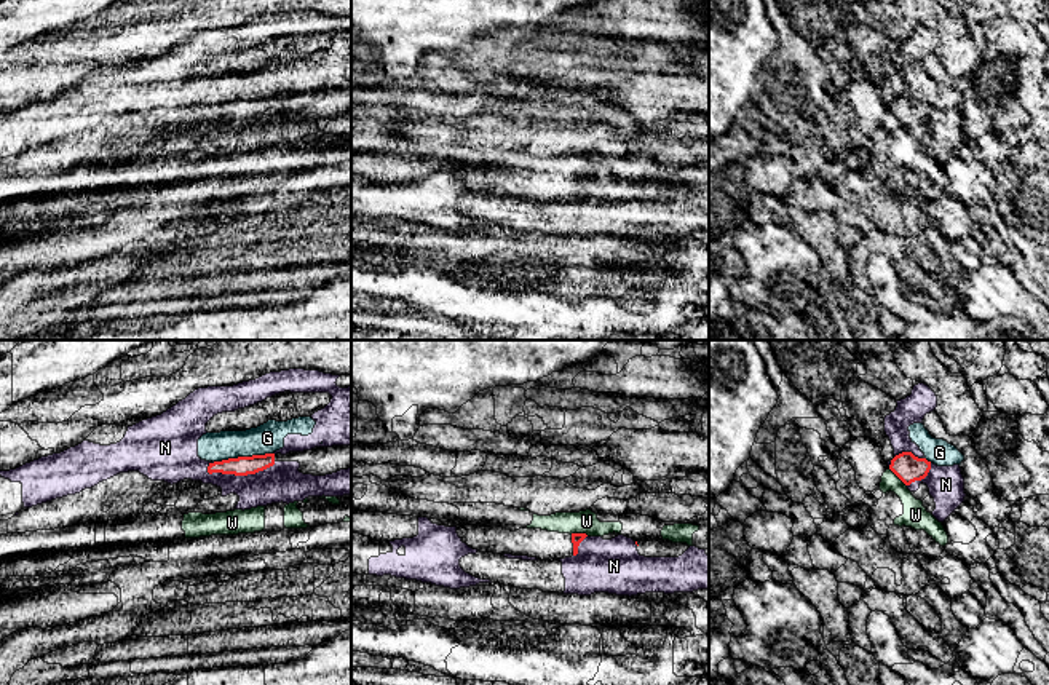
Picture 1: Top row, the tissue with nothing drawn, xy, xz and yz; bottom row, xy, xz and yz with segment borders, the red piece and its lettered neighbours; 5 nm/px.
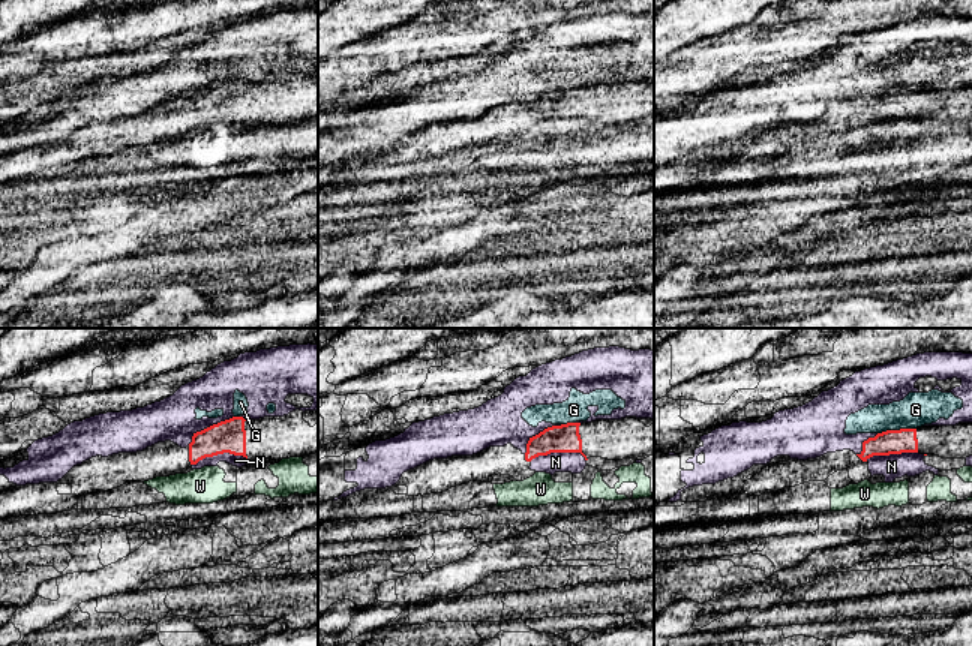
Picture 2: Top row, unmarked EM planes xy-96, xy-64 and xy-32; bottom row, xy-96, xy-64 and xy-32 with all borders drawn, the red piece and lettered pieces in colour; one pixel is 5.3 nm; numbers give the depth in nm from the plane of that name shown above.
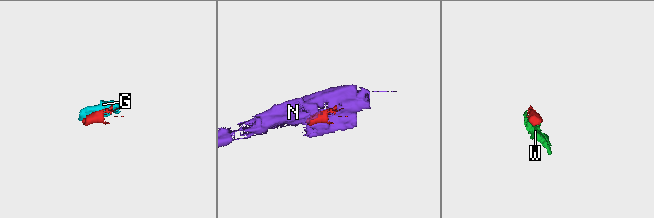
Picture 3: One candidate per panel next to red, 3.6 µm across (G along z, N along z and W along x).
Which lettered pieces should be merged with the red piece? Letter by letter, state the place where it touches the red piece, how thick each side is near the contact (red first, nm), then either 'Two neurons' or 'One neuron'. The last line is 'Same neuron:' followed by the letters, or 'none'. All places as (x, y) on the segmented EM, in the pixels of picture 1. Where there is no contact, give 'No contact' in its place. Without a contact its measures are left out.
G: Touches red at xy (243, 457). Thickness 100 nm (red) against 150 nm. Two neurons
N: Touches red at xy (240, 475). Thickness 100 nm (red) against 200 nm. Two neurons
W: Touches red at yz (898, 476). Thickness 140 nm (red) against 120 nm. Two neurons
Same neuron: none

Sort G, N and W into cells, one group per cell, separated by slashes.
G N / W

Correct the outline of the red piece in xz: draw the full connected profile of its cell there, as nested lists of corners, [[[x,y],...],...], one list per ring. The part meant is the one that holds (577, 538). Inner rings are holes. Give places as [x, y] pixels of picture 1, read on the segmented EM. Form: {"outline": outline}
{"outline": [[[455,525],[463,543],[481,552],[528,556],[538,560],[565,559],[578,554],[580,543],[586,533],[559,533],[541,529],[519,529],[516,532],[503,527]]]}

